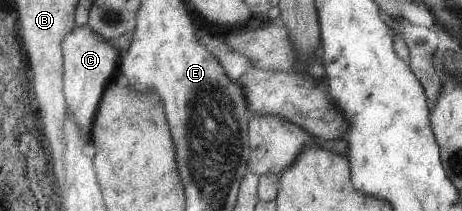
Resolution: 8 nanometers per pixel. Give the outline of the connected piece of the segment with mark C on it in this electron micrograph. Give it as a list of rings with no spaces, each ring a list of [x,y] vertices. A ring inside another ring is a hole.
[[[90,25],[72,29],[64,39],[65,101],[74,123],[80,127],[82,137],[91,137],[91,129],[96,117],[103,91],[118,73],[121,54]]]

